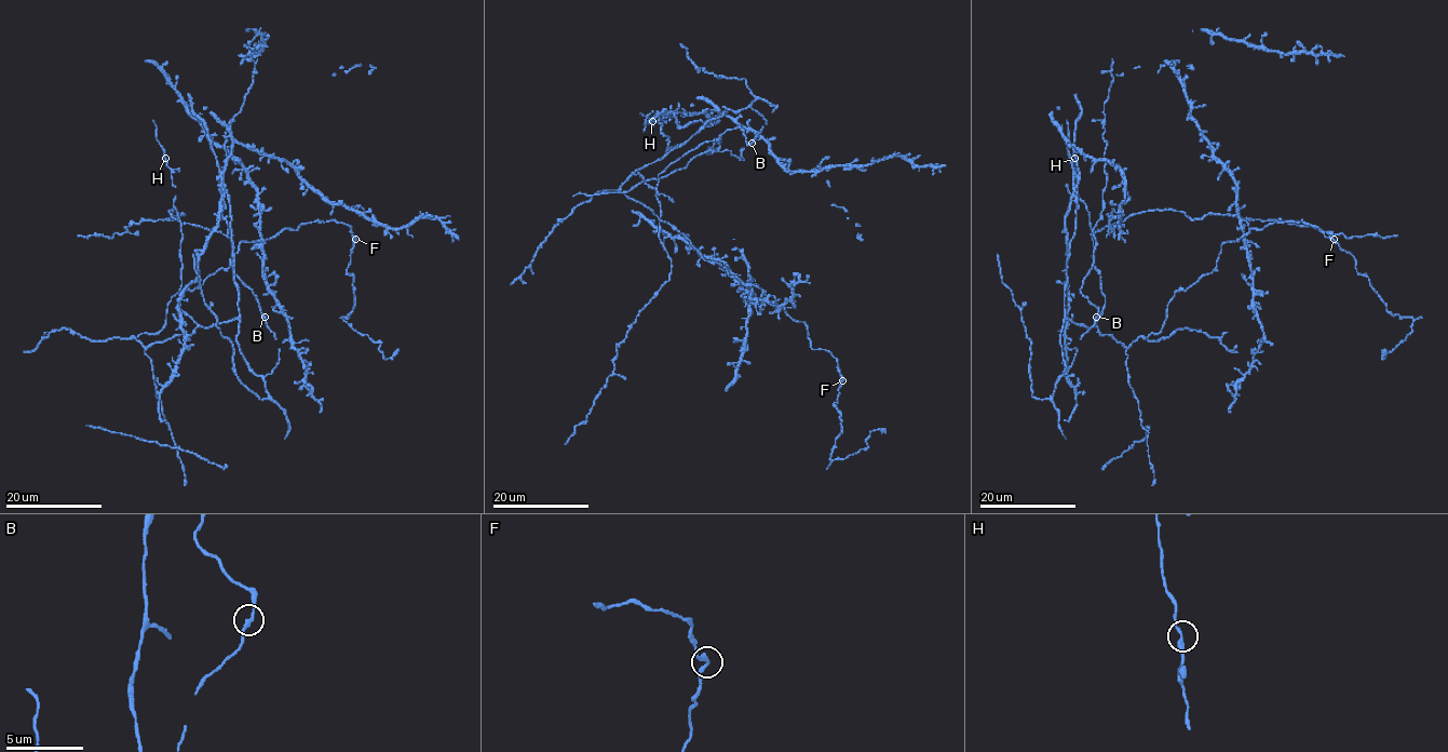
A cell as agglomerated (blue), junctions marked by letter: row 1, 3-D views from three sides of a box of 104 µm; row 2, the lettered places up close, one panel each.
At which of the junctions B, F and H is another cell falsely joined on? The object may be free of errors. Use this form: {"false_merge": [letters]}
{"false_merge": []}

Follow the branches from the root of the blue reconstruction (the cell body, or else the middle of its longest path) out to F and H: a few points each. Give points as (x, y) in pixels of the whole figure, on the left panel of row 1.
F: (180, 334), (146, 348), (133, 337), (158, 333), (171, 298), (227, 268), (243, 241), (316, 220), (355, 239)
H: (180, 334), (190, 334), (198, 324), (179, 303), (183, 233), (173, 205), (176, 187), (165, 158)

